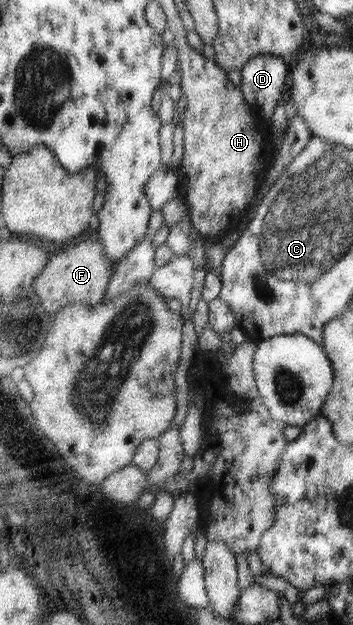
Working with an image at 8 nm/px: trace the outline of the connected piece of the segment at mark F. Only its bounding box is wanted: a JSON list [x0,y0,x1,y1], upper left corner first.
[36,237,114,316]

